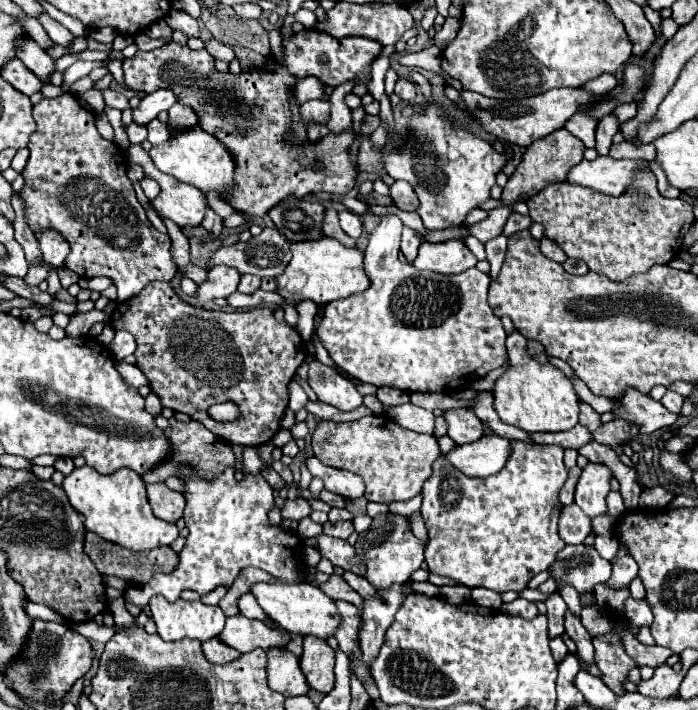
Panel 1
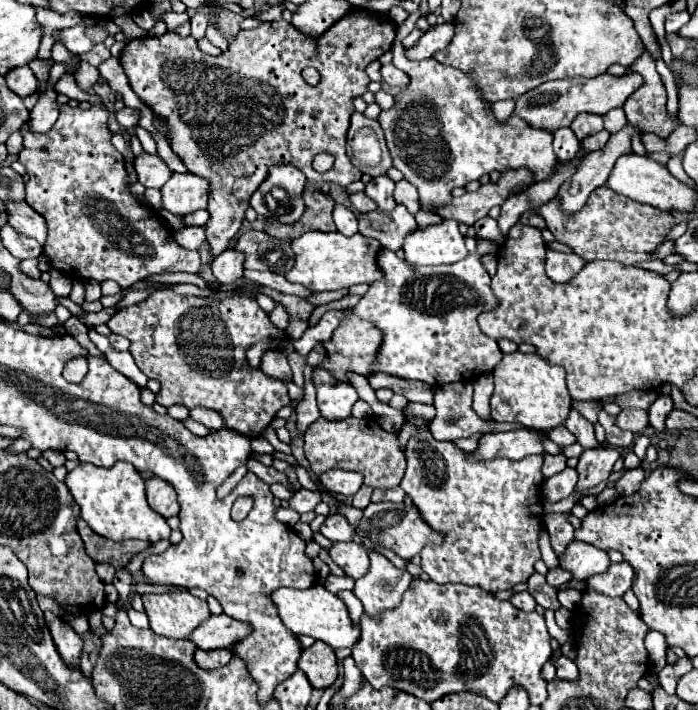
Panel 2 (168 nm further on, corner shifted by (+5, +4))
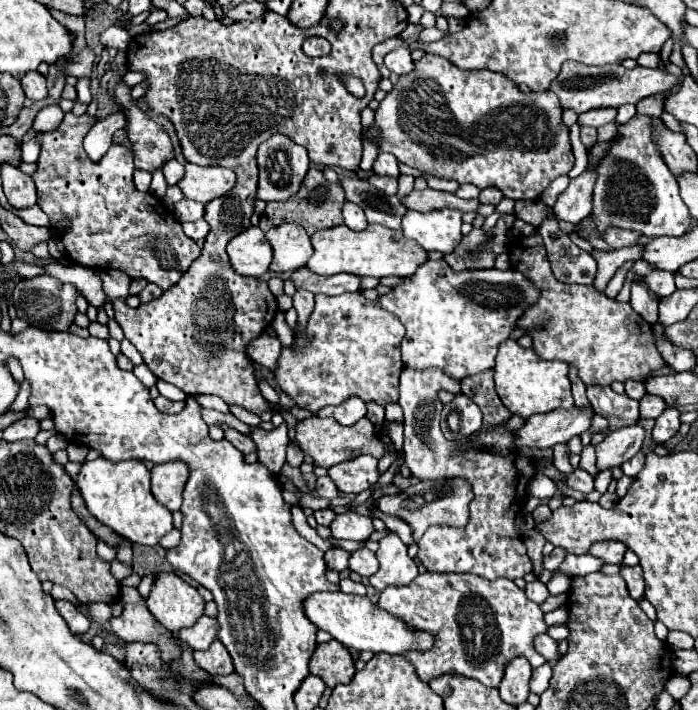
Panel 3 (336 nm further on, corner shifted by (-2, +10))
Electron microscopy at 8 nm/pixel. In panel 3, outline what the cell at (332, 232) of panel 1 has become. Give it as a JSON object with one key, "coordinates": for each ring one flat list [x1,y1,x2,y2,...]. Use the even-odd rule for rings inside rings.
{"coordinates":[[311,168,301,184,301,190,297,196,285,200,285,202,269,202,265,212,261,214,261,222,259,222,259,228,263,232,267,232,269,228,275,228,283,222,297,222,299,226,303,226,307,230,307,234,311,236,313,232,317,230,323,230,323,228,333,228,333,226,339,226,343,224,343,216,341,216,341,206,345,202,345,194,343,194,343,188,339,182,331,184,325,180,323,172,317,170,317,168]]}

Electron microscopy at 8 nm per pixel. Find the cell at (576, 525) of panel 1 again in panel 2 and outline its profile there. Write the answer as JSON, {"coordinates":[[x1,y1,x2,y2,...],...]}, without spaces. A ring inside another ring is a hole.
{"coordinates":[[562,512,562,514,546,514,546,526,548,526,548,534,552,540,552,548,556,552,556,556,562,556,566,546,574,540,574,528,568,522,570,512]]}

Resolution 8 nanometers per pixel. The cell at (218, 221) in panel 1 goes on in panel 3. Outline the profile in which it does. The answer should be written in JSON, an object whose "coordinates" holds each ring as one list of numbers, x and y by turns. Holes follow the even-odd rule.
{"coordinates":[[205,220,187,222,187,224,183,224,183,232,193,240,201,240,201,238,205,238,209,234,209,224]]}

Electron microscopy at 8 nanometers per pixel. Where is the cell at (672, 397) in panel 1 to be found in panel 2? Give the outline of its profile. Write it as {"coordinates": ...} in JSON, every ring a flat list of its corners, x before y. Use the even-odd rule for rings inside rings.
{"coordinates":[[660,396,648,410,650,414,650,426,656,430,656,432,664,432,666,430,666,416,668,412,672,410,672,398,670,396]]}

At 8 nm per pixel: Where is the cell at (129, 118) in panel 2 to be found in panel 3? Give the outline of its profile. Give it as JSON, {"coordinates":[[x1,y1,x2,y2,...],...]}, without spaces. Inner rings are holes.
{"coordinates":[[117,110,117,112,109,114,107,118,95,122,95,126,89,130,89,134,85,136,85,142,83,142,87,154,93,160,99,160,107,152,107,148,111,146,115,130,125,128,125,126,127,126,127,118,123,118,121,110]]}

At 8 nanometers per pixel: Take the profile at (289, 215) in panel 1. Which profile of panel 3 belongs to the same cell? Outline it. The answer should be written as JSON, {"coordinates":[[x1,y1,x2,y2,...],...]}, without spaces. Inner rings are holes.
{"coordinates":[[273,134,269,140,265,140,259,146,257,164,259,164,257,198,263,202,283,202,283,200,291,198,291,194,299,192,299,186,301,186,311,162,309,162,307,150,303,150,303,146,291,142,283,134]]}

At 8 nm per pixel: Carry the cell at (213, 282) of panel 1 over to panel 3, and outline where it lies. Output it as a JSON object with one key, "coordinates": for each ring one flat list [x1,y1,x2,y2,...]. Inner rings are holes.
{"coordinates":[[255,226,243,230,227,244,227,254,231,268,241,276,259,278,269,270,271,246,263,238,263,232]]}

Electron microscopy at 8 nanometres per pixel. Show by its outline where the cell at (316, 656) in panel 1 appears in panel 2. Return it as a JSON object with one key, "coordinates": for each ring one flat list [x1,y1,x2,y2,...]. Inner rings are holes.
{"coordinates":[[314,642,298,660,298,668,306,674,314,688,328,688,338,678,338,662,334,650,324,642]]}

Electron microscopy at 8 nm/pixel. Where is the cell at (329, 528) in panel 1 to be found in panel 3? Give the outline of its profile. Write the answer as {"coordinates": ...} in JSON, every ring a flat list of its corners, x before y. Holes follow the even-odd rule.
{"coordinates":[[357,512,337,514,329,528,331,528,333,538,343,538,343,540,353,540,353,542,367,542,367,538,373,532,371,518,361,516]]}

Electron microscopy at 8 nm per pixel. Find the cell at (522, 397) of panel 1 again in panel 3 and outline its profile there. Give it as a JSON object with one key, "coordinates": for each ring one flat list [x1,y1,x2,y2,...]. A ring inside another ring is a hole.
{"coordinates":[[507,340,499,346,499,354,497,354,495,390,503,406,507,406,511,414,521,418,529,418,531,414,551,412,557,408,571,410,573,396,571,396,571,382,569,382,567,370,569,366,565,362,541,360,531,348,525,350,515,340]]}

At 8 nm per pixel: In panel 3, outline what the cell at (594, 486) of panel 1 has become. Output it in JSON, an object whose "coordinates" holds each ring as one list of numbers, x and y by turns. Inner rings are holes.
{"coordinates":[[639,424,609,432,605,440,595,446,597,470,601,472,613,466,621,466,639,452,641,444,643,444,643,428]]}

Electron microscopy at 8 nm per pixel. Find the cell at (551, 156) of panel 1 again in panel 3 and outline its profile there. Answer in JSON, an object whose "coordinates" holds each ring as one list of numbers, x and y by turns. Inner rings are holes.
{"coordinates":[[427,188,423,192,417,192,413,190,405,200,403,204,409,208,409,210,417,210,417,212,431,212,431,210,443,210,443,208,457,208,461,212,475,212,479,210,481,202,479,198,471,198,471,200,463,200,455,194,449,194,449,192,441,192,441,190,433,190,433,188]]}

